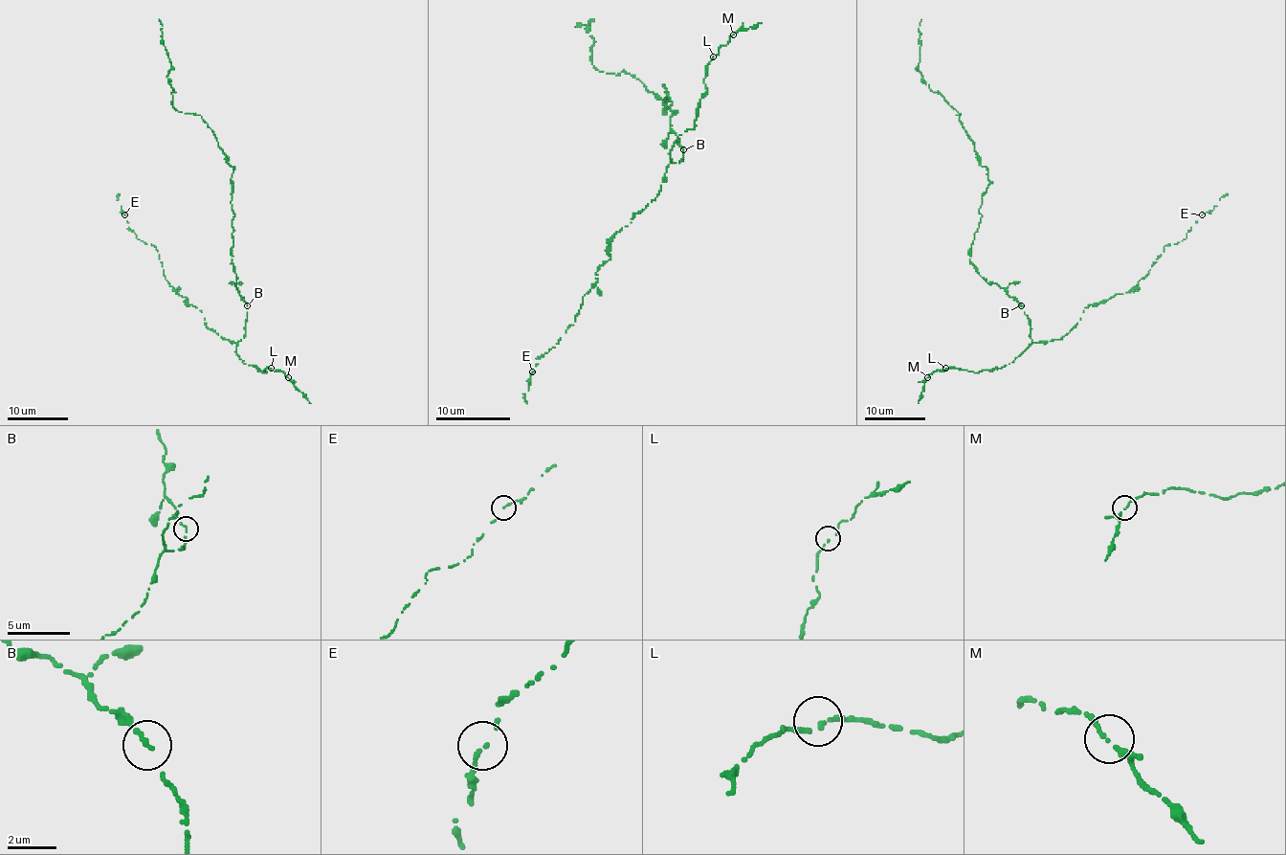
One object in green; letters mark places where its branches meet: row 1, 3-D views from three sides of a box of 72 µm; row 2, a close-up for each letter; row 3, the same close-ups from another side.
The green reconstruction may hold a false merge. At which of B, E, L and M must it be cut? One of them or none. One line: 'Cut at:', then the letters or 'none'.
Cut at: none

